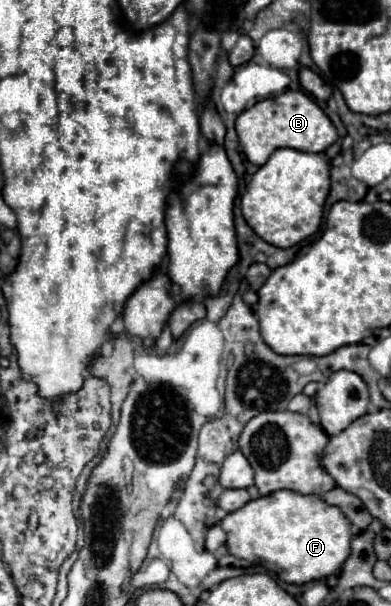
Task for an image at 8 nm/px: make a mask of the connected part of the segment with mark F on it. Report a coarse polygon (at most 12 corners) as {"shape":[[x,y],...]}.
{"shape":[[280,489],[228,513],[234,557],[304,585],[338,573],[350,521]]}

